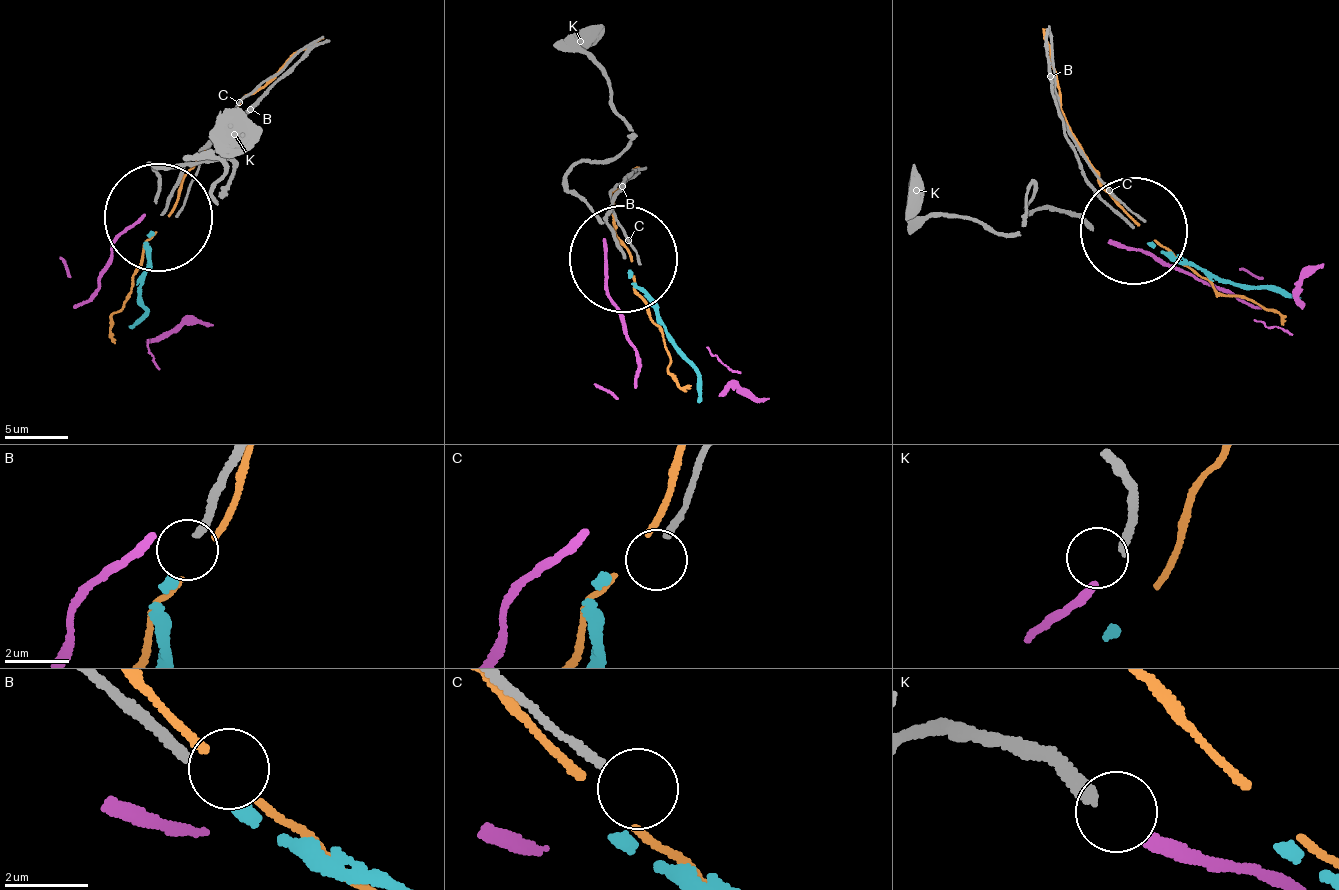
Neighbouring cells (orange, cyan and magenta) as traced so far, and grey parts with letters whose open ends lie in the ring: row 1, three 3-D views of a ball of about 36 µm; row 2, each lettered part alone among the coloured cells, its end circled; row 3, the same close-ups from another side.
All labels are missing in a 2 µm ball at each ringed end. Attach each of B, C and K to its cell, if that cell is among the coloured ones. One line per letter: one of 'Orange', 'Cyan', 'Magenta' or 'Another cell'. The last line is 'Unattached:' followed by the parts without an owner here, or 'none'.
B: Another cell
C: Another cell
K: Magenta
Unattached: B, C

